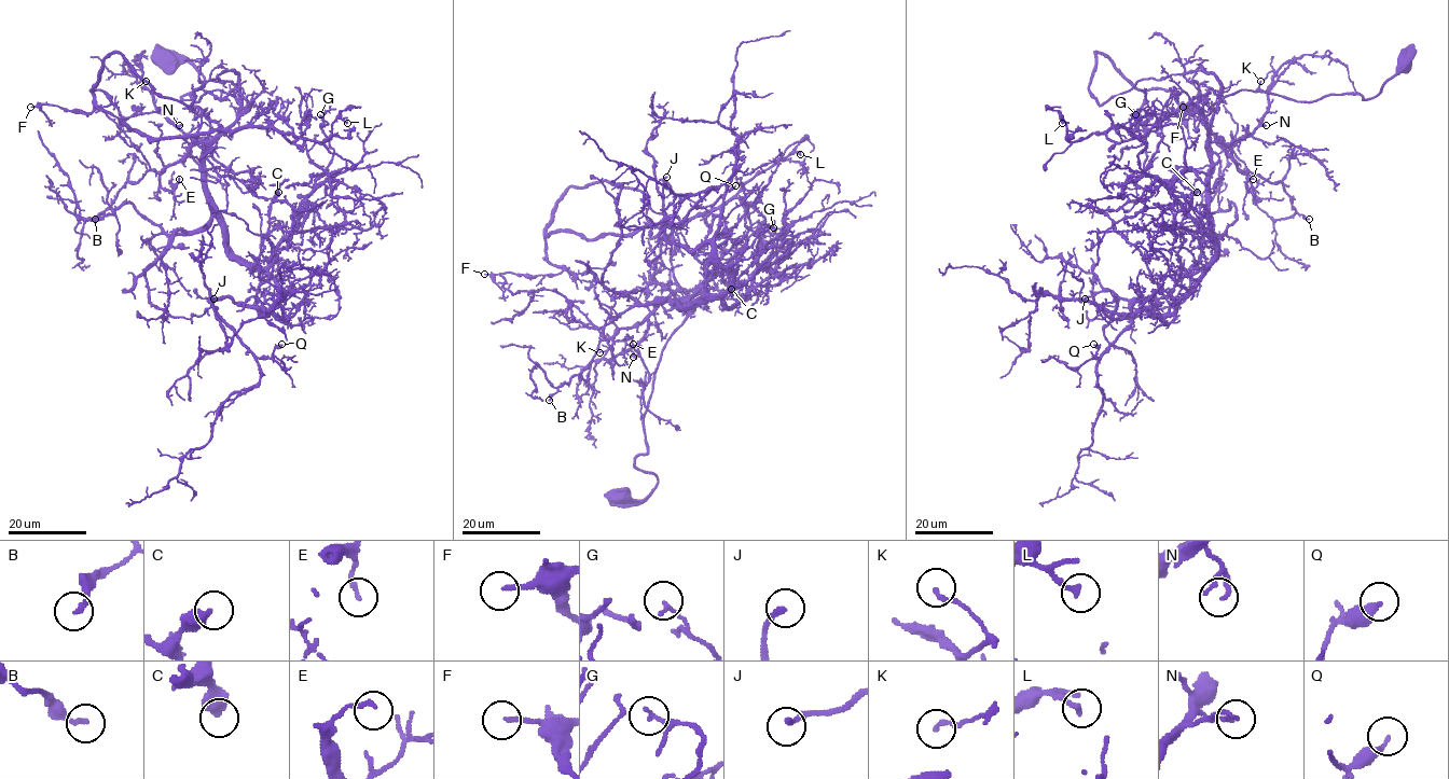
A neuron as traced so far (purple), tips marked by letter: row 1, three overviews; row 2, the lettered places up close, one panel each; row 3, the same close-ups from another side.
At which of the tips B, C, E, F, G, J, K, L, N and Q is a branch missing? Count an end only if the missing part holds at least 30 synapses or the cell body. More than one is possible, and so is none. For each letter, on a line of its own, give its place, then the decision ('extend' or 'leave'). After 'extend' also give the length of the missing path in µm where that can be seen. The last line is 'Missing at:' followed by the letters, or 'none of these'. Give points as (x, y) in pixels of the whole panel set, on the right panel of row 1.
B: place (1309, 219); leave
C: place (1197, 192); leave
E: place (1253, 179); leave
F: place (1183, 107); leave
G: place (1135, 114); leave
J: place (1085, 298); leave
K: place (1260, 81); leave
L: place (1062, 123); leave
N: place (1266, 125); leave
Q: place (1093, 344); leave
Missing at: none of these

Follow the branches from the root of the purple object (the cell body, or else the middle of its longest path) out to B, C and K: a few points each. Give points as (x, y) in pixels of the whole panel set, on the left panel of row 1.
B: (166, 61), (189, 61), (204, 77), (182, 99), (223, 91), (237, 117), (127, 182), (95, 219)
C: (166, 61), (204, 77), (182, 99), (223, 91), (239, 106), (205, 184), (251, 272), (278, 192)
K: (166, 61), (189, 61), (204, 77), (182, 99), (223, 91), (237, 117), (195, 144), (156, 110), (146, 81)

